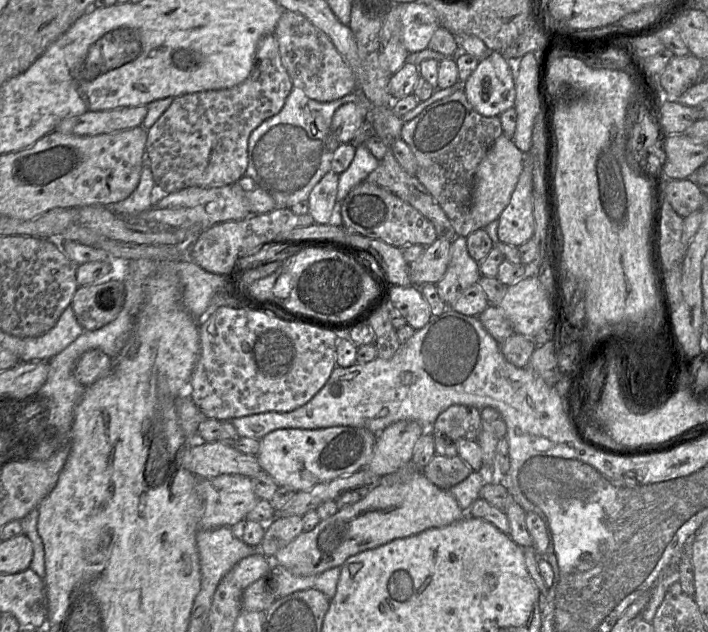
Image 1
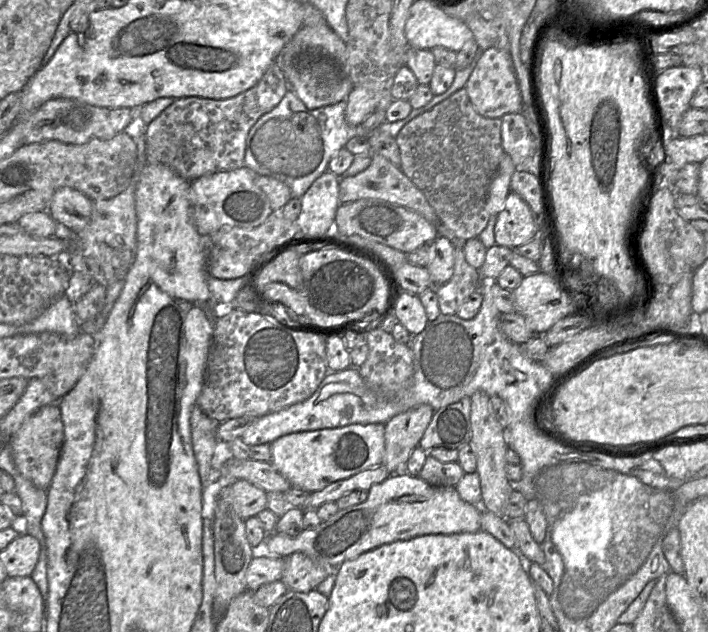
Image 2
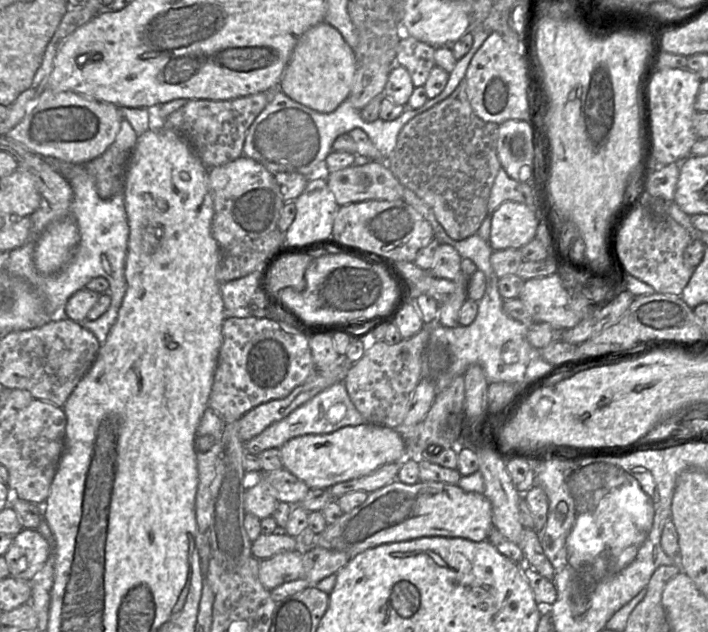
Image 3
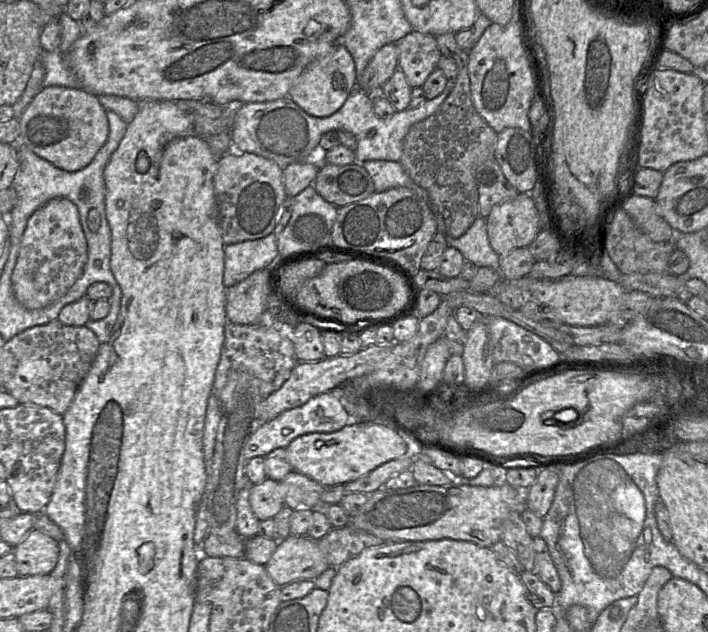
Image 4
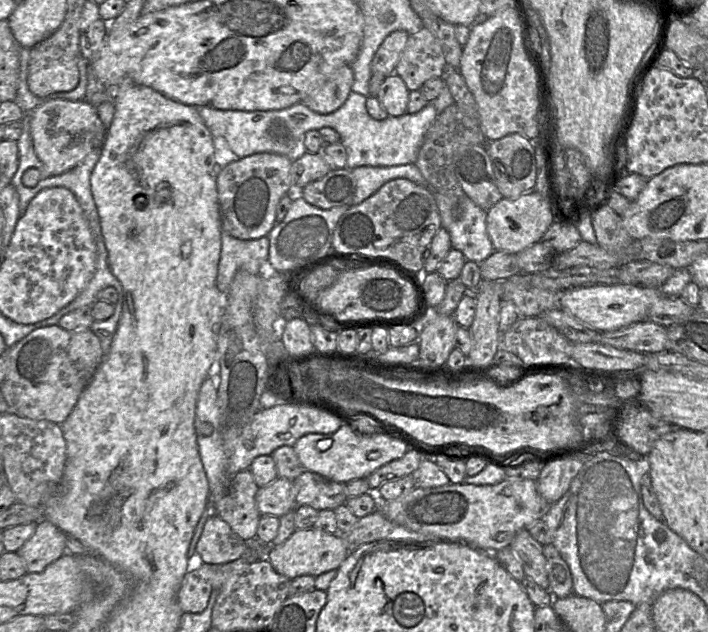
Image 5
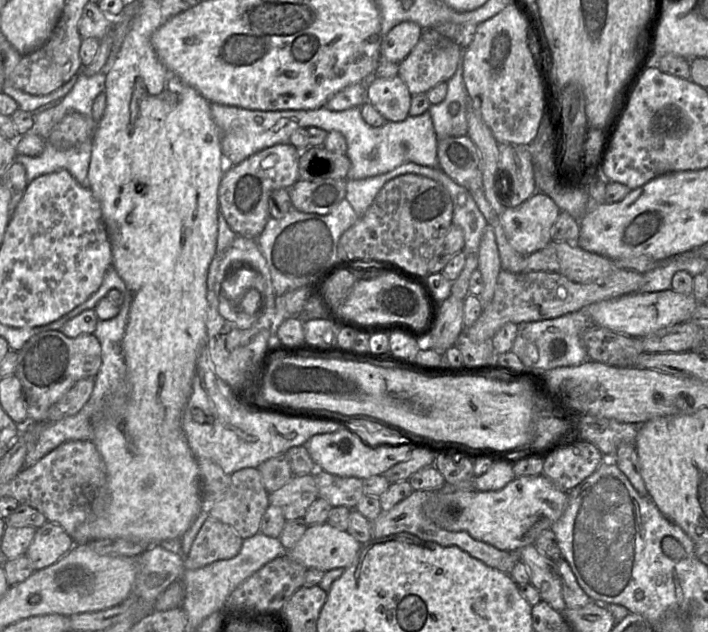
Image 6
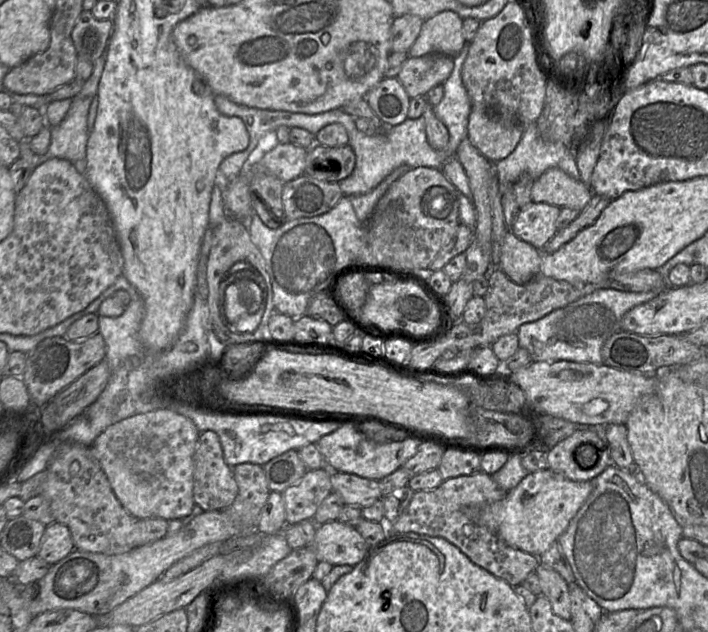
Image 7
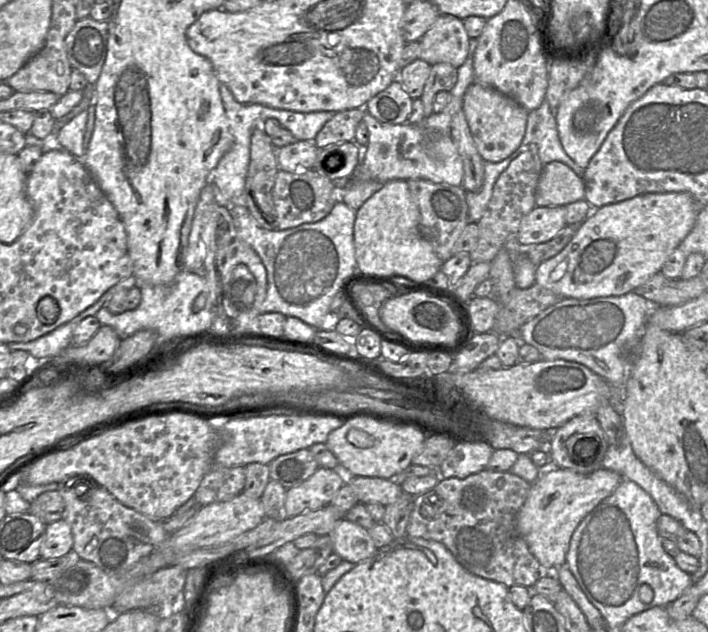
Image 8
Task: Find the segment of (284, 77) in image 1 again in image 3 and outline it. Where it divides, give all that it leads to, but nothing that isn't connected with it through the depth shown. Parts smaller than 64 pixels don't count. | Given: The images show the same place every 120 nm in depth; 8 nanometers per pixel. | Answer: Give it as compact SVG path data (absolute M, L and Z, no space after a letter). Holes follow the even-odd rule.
M274 90L231 100L188 100L163 121L163 128L176 132L208 168L227 164L243 156L247 130L270 102Z

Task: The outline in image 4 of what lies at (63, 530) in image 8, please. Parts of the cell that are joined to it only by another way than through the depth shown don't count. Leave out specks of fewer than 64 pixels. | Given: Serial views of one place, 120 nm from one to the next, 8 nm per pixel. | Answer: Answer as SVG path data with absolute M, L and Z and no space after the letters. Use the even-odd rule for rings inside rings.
M31 530L12 550L18 576L49 575L59 558L56 540L39 530Z

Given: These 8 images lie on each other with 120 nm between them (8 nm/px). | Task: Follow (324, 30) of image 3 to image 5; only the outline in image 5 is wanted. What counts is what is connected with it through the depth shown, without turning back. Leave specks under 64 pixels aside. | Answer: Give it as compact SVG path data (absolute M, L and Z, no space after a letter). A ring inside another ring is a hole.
M341 66L303 102L319 114L332 113L347 100L352 92L353 82L354 74L351 66Z

